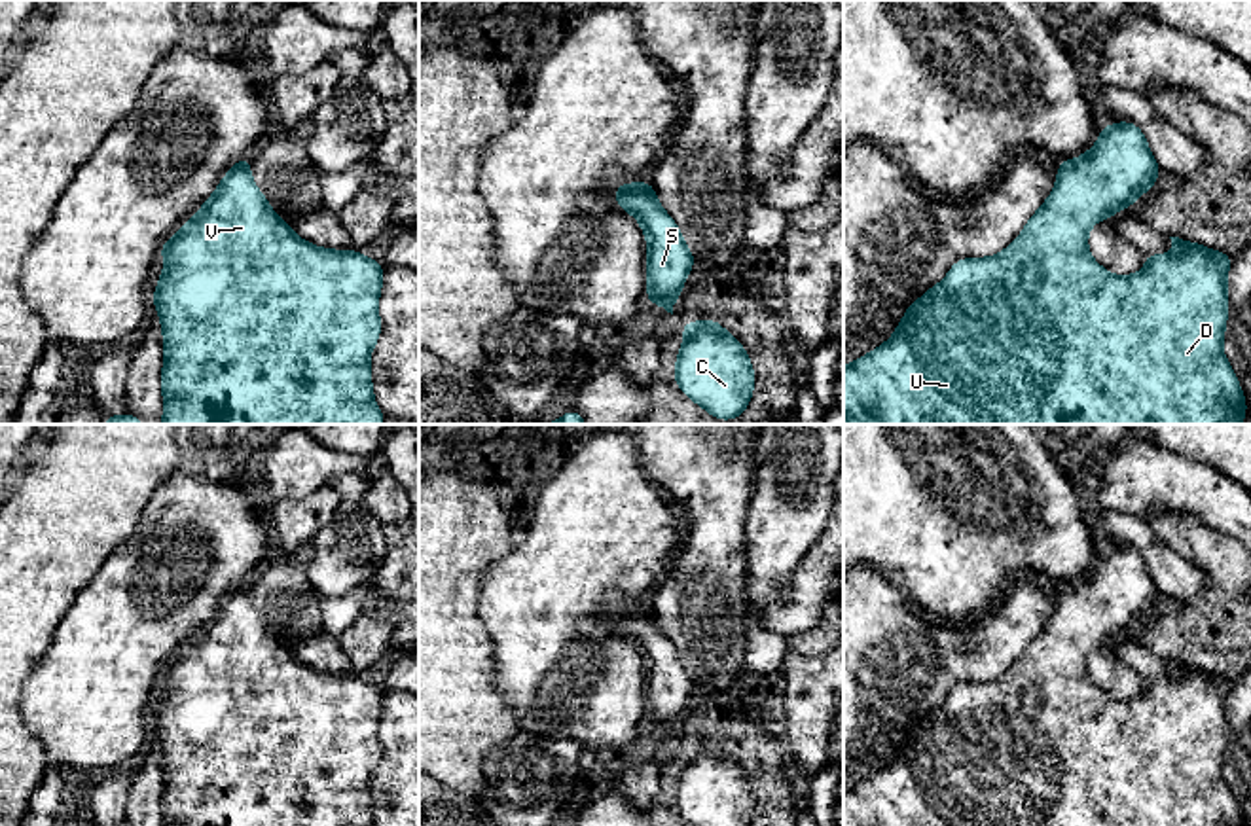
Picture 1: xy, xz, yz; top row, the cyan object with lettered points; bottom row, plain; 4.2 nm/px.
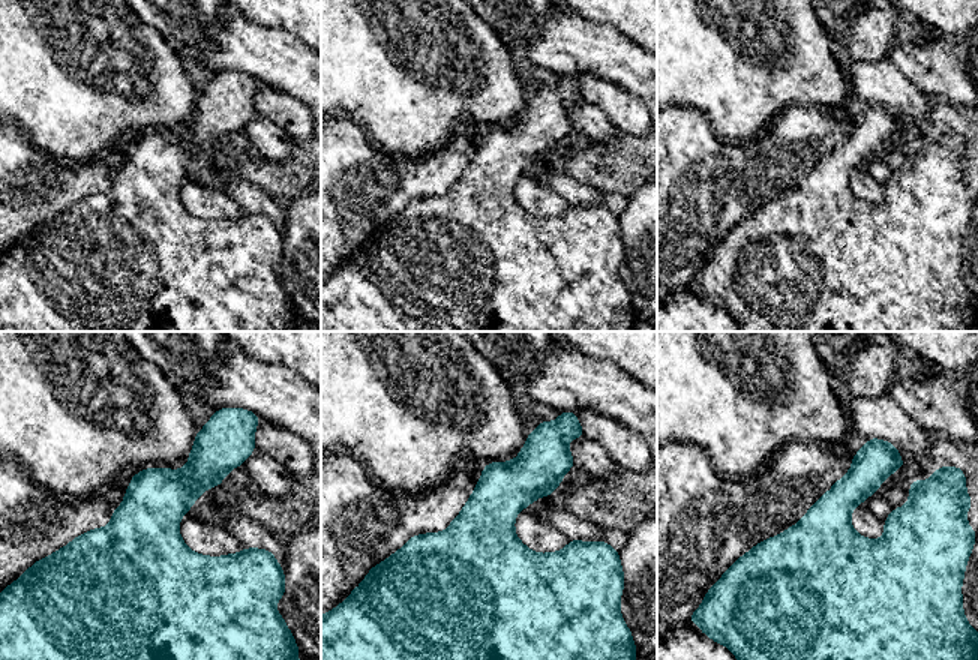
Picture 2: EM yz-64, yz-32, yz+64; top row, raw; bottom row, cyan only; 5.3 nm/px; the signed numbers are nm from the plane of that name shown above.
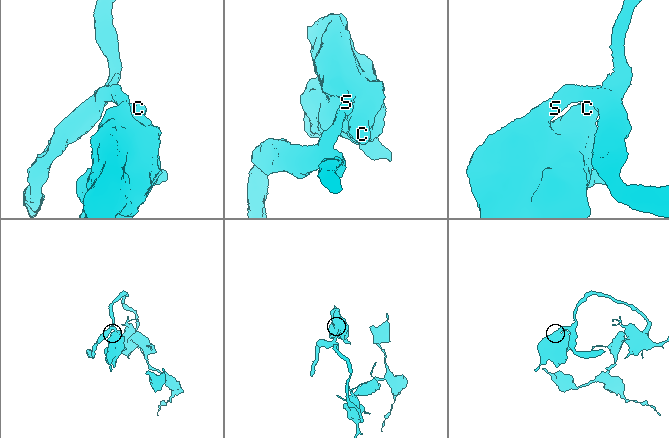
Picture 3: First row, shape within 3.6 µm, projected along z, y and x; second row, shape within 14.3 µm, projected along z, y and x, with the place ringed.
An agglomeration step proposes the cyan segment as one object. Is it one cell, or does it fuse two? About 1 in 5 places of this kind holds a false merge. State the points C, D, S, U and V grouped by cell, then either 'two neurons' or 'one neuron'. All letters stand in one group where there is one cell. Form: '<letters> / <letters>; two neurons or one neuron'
C D S U V; one neuron

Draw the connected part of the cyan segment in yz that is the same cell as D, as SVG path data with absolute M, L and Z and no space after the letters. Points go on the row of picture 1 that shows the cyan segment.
M1130 121L1105 125L1092 150L1077 159L1060 161L1052 193L1003 252L957 260L944 280L908 305L889 341L843 366L843 424L1242 424L1247 413L1245 396L1223 350L1232 256L1169 237L1173 244L1169 254L1145 254L1145 267L1139 273L1118 277L1105 271L1088 252L1090 227L1132 206L1141 193L1151 191L1158 174L1160 167L1143 131Z

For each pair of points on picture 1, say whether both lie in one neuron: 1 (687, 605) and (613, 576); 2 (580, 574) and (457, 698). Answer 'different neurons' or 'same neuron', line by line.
1: different neurons
2: different neurons

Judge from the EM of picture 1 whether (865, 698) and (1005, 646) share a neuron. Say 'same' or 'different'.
same

